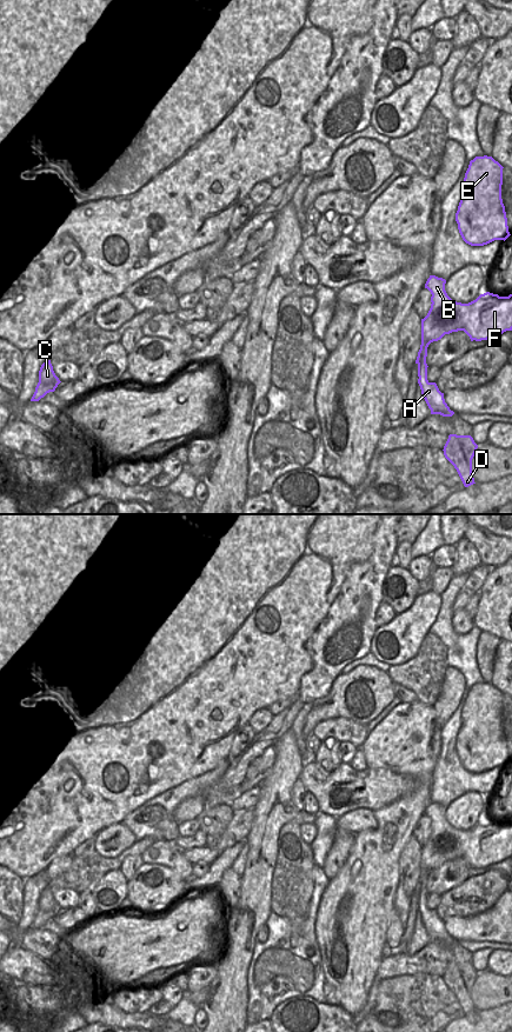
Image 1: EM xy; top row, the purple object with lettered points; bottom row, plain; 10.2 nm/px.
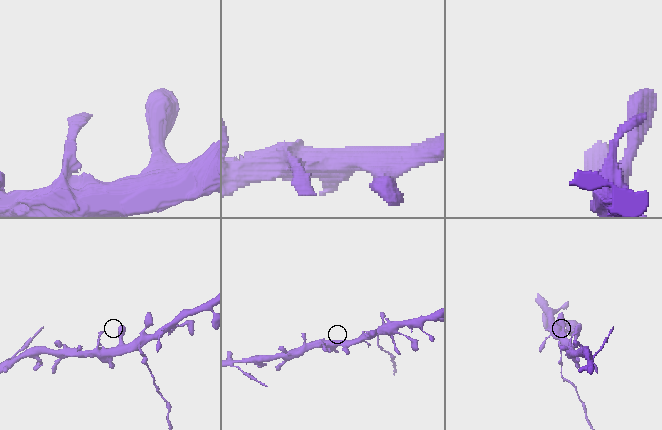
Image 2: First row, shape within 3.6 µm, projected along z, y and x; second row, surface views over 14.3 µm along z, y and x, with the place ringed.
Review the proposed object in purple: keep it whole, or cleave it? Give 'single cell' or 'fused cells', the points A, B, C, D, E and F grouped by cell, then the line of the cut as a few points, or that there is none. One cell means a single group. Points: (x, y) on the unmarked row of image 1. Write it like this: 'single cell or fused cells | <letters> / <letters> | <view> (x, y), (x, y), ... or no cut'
fused cells | A D / B C E F | xy (419, 904), (427, 910)

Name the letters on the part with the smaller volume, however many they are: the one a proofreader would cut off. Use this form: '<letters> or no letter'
A, D

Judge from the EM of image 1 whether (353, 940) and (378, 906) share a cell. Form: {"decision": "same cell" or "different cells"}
{"decision": "same cell"}

